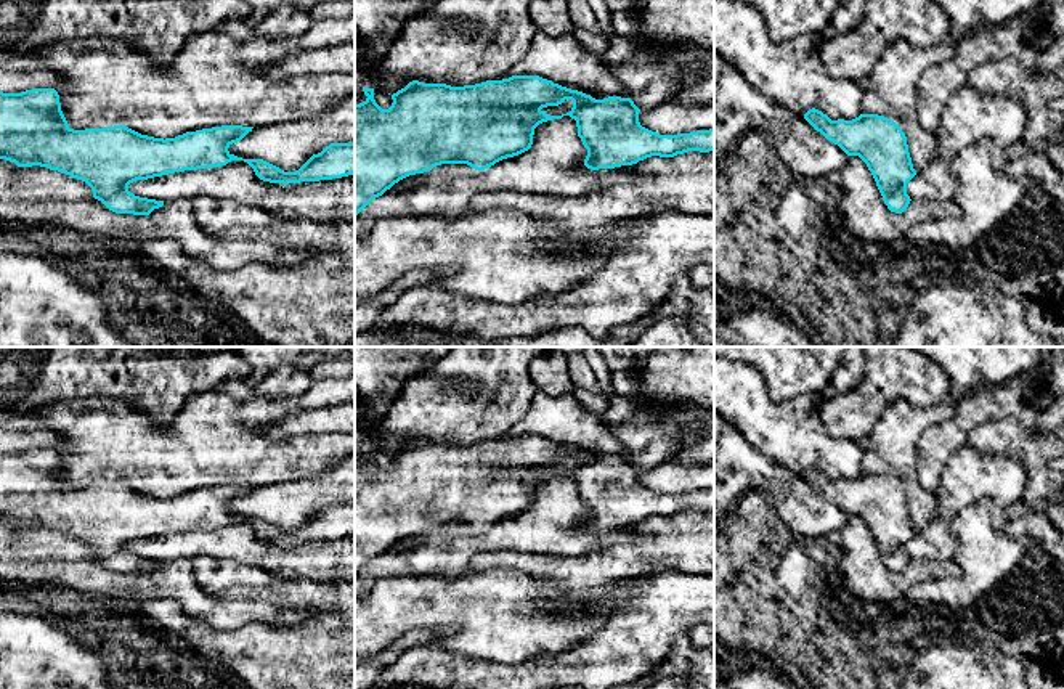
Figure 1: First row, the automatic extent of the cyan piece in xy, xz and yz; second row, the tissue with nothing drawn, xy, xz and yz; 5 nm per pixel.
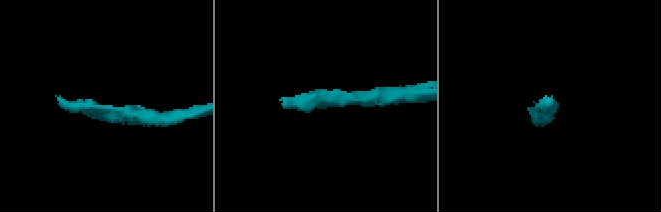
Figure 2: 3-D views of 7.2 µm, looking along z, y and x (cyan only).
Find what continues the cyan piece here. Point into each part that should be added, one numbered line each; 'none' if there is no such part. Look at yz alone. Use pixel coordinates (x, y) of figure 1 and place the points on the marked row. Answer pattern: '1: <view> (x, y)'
none

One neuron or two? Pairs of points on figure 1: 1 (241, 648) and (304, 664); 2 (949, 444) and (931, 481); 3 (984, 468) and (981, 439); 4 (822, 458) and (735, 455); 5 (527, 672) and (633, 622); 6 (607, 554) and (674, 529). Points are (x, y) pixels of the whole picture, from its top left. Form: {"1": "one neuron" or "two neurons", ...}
{"1": "one neuron", "2": "one neuron", "3": "two neurons", "4": "two neurons", "5": "one neuron", "6": "one neuron"}

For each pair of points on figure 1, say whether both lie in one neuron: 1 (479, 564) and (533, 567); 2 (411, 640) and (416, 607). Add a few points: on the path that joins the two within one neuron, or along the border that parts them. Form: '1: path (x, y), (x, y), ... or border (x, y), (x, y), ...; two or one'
1: path (491, 561), (520, 561); one
2: border (450, 625), (406, 631), (381, 651); two

